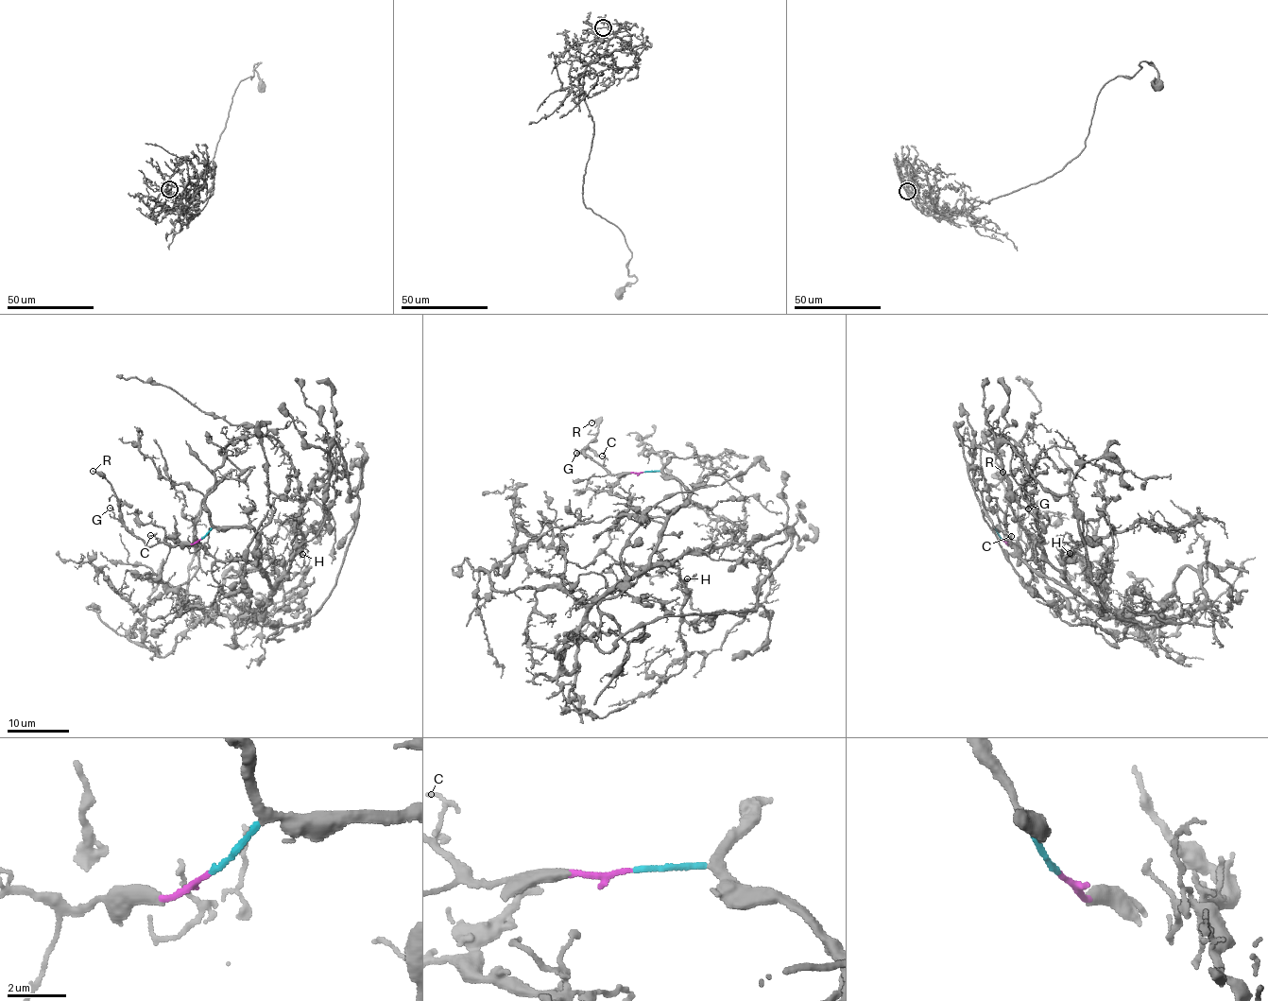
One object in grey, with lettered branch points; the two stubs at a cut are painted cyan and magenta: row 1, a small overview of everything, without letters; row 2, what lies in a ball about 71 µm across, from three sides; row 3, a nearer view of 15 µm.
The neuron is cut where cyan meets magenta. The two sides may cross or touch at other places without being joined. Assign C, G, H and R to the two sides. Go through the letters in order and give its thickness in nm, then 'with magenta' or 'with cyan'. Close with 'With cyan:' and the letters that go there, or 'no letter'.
C: 140 nm | with magenta
G: 130 nm | with magenta
H: 140 nm | with cyan
R: 150 nm | with magenta
With cyan: H

